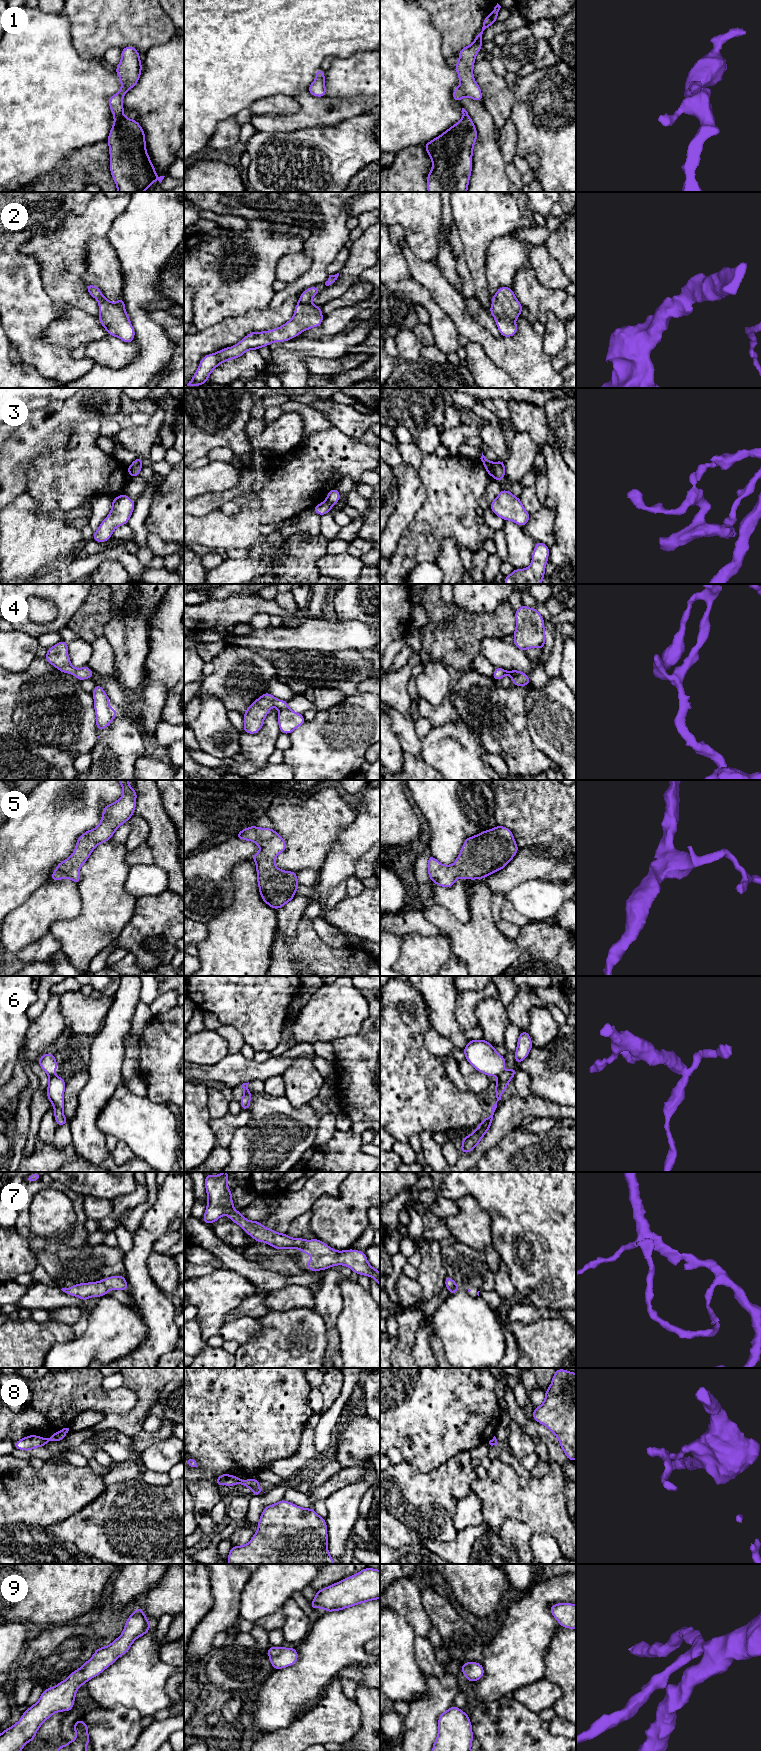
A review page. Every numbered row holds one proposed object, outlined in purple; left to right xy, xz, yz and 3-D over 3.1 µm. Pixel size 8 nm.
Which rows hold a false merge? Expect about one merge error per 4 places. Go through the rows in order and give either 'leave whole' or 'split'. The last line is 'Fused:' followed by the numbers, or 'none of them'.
1: leave whole
2: leave whole
3: split
4: leave whole
5: leave whole
6: split
7: leave whole
8: split
9: leave whole
Fused: 3, 6, 8

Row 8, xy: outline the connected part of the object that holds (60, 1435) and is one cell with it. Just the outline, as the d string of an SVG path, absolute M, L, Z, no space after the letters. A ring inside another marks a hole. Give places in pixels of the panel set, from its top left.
M63 1428L62 1430L56 1432L56 1433L53 1433L48 1439L46 1439L47 1443L51 1442L51 1441L60 1442L61 1440L63 1440L65 1438L68 1431L69 1431L69 1428Z

